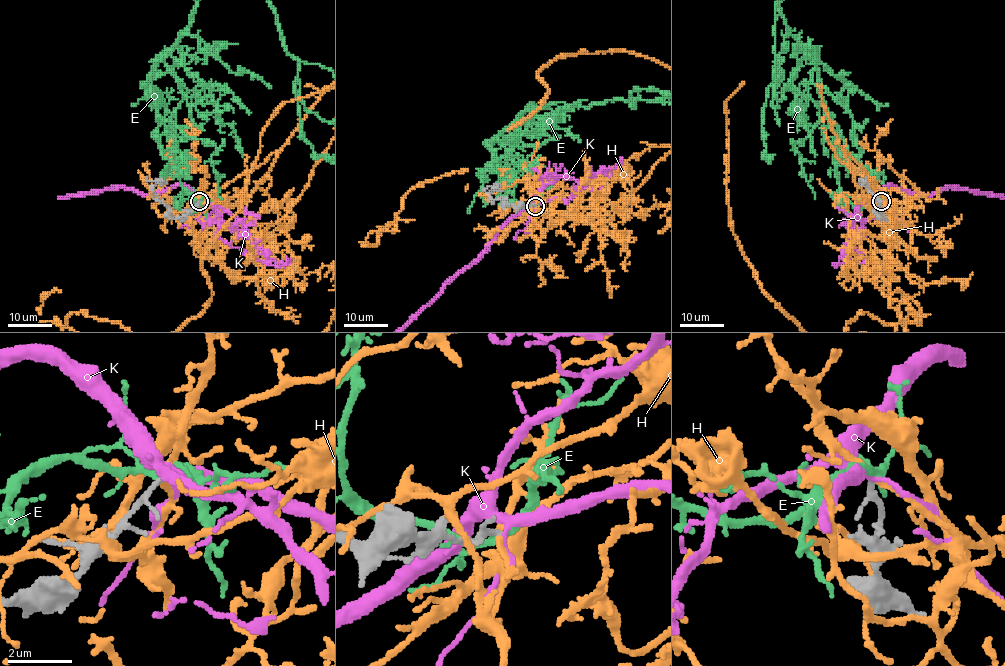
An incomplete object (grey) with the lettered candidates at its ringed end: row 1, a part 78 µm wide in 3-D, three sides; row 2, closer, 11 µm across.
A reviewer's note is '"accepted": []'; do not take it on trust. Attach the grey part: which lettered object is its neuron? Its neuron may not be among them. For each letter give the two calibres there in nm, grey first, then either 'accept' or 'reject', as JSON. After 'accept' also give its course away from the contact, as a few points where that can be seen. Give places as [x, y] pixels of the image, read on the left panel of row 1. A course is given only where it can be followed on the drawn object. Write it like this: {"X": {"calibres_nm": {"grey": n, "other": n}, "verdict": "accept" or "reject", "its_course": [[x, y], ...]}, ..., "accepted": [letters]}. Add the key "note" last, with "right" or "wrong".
{"E": {"calibres_nm": {"grey": 130, "other": 180}, "verdict": "reject"}, "H": {"calibres_nm": {"grey": 130, "other": 180}, "verdict": "reject"}, "K": {"calibres_nm": {"grey": 120, "other": 220}, "verdict": "reject"}, "accepted": [], "note": "right"}

